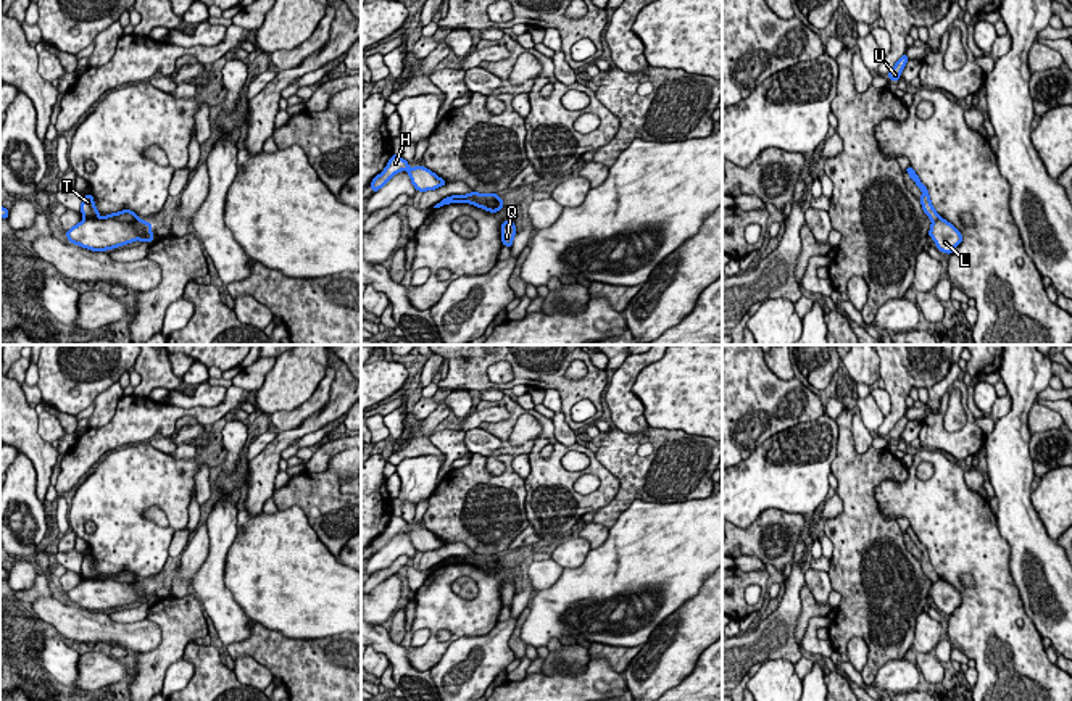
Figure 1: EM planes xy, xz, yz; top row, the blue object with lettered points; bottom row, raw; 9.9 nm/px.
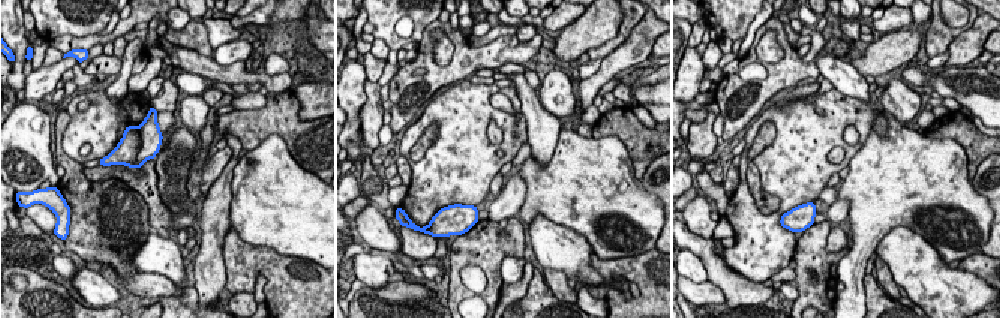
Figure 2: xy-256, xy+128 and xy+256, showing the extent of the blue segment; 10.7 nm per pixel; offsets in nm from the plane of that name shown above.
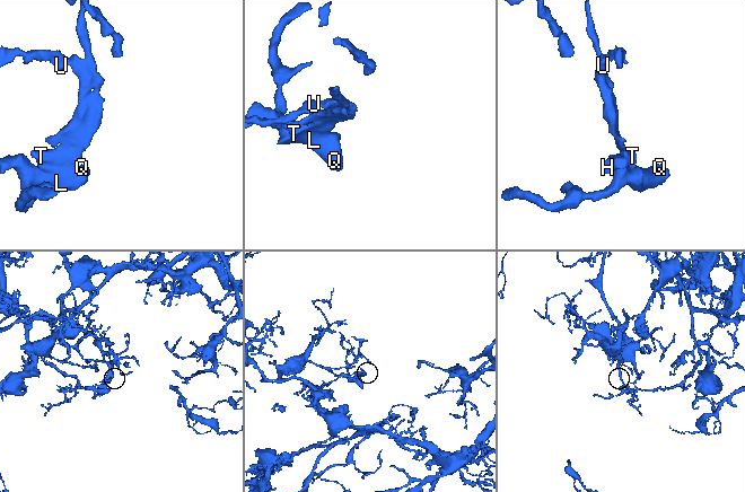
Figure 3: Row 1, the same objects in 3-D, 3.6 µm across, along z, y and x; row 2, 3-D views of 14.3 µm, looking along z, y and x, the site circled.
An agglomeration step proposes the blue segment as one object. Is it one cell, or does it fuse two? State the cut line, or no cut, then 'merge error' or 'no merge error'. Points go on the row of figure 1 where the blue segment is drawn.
cut in xy along (107, 216), (139, 219); merge error

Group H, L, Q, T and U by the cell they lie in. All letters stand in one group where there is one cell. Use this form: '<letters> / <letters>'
H L Q / T U

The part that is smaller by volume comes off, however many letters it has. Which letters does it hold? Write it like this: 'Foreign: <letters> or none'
Foreign: H, L, Q

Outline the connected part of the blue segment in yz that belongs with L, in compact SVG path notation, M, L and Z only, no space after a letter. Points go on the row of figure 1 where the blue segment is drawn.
M943 218L932 222L929 235L933 239L937 248L948 255L962 242L961 232Z

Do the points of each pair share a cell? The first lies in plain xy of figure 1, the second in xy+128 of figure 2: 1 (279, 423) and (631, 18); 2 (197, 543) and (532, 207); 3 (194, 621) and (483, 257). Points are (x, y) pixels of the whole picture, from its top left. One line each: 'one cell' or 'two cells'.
1: one cell
2: two cells
3: one cell

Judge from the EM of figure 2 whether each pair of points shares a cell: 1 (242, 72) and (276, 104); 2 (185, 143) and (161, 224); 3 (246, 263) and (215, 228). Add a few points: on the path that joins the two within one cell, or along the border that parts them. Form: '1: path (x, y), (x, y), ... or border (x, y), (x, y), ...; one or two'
1: border (291, 89), (269, 93); two
2: border (156, 171), (161, 201), (173, 218); two
3: border (231, 228), (224, 245), (225, 273); two

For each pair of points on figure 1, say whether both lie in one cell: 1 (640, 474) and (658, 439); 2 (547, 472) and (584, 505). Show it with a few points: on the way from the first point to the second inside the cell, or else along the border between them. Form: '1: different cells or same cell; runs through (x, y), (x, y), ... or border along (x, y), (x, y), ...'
1: same cell; runs through (648, 466), (658, 447)
2: same cell; runs through (556, 482), (574, 495)

